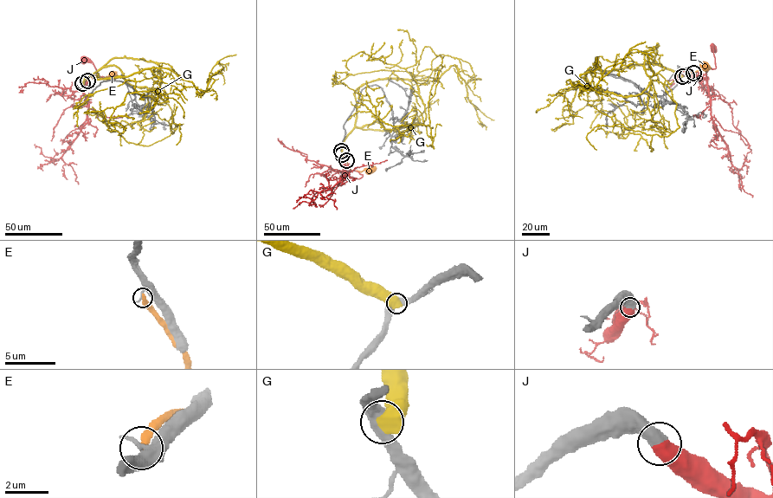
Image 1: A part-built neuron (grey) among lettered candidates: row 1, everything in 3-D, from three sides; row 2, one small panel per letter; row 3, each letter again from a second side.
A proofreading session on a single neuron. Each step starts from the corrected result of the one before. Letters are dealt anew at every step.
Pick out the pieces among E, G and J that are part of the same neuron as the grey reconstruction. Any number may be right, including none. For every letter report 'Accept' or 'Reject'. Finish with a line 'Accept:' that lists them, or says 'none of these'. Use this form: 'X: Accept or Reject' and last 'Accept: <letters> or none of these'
E: Reject
G: Reject
J: Accept
Accept: J

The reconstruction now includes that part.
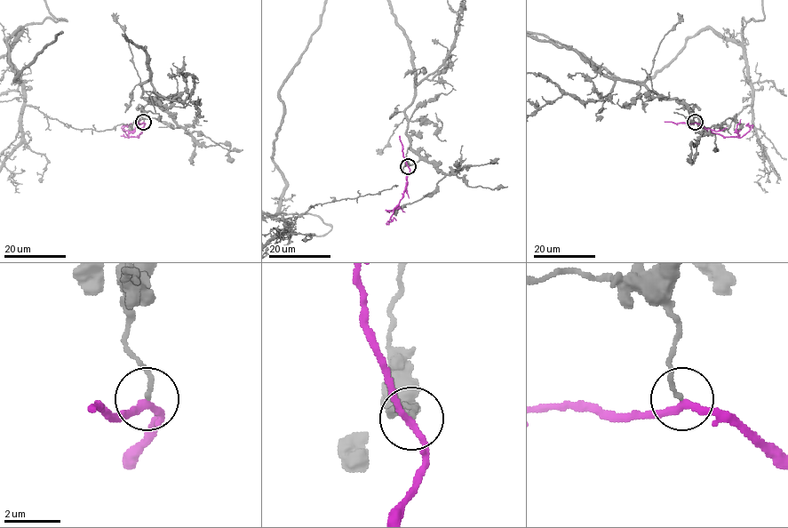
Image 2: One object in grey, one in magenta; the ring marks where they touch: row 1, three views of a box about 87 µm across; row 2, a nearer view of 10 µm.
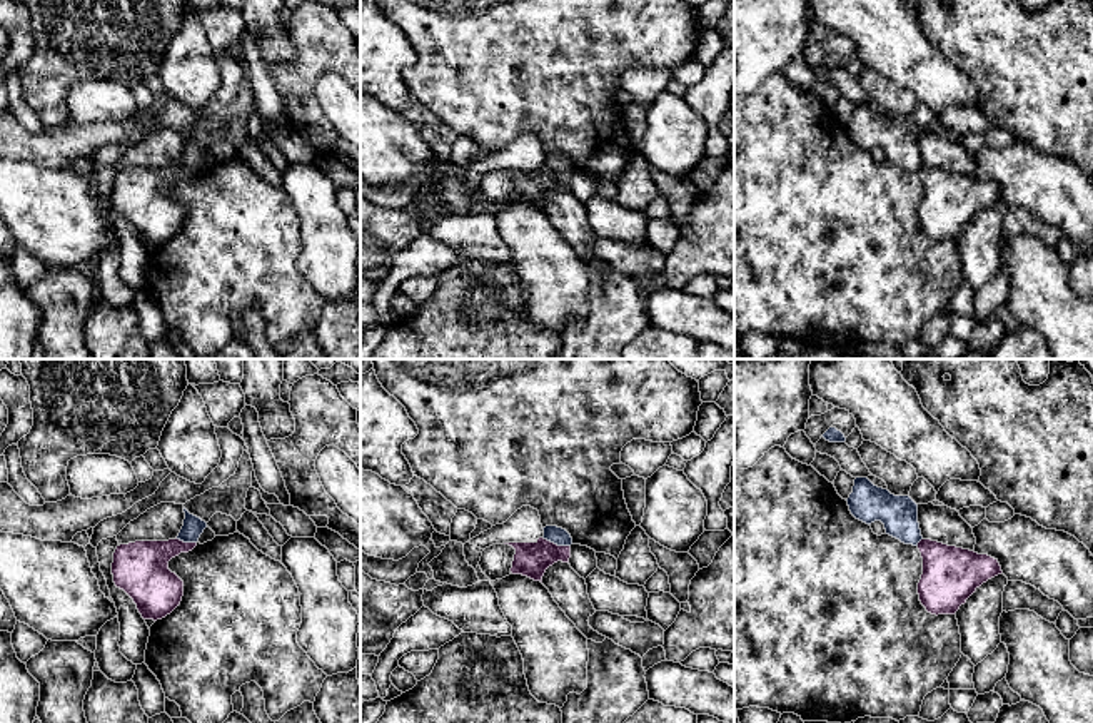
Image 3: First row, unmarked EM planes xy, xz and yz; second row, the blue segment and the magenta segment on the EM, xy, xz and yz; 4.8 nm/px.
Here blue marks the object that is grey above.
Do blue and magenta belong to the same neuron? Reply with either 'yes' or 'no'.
no

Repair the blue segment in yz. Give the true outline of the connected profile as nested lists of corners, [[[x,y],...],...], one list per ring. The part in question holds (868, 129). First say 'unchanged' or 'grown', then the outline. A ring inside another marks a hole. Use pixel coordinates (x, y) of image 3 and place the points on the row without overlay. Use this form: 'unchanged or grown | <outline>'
unchanged | [[[856,104],[846,127],[856,145],[866,150],[881,147],[886,160],[901,169],[918,172],[923,165],[918,130],[909,122],[894,122],[888,115],[874,112],[868,104]]]

